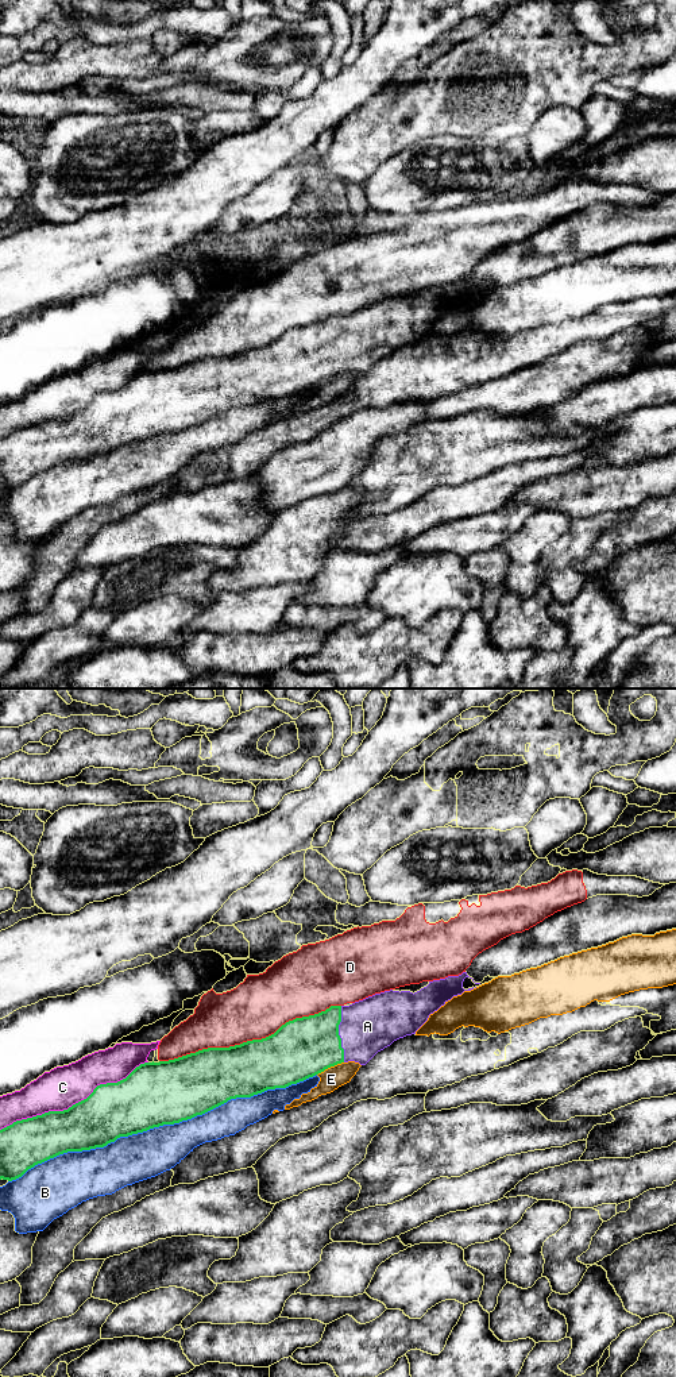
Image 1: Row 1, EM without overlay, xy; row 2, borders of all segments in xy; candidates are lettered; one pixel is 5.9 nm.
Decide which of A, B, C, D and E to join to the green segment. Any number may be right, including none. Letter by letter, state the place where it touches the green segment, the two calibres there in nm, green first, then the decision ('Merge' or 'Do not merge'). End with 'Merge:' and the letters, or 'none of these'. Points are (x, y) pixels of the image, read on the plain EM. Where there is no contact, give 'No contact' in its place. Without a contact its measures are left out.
A: Touches green at xy (338, 343). Thickness 360 nm (green) against 320 nm. Merge
B: Touches green at xy (162, 434). Thickness 380 nm (green) against 280 nm. Do not merge
C: Touches green at xy (73, 413). Thickness 320 nm (green) against 240 nm. Do not merge
D: Touches green at xy (250, 350). Thickness 320 nm (green) against 360 nm. Do not merge
E: Touches green at xy (329, 375). Thickness 360 nm (green) against 140 nm. Do not merge
Merge: A

